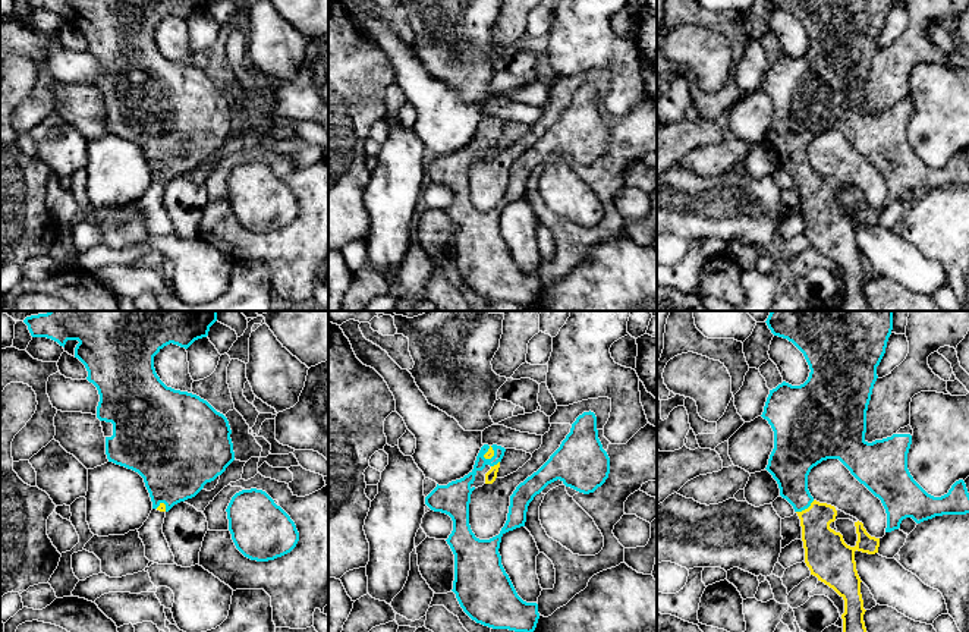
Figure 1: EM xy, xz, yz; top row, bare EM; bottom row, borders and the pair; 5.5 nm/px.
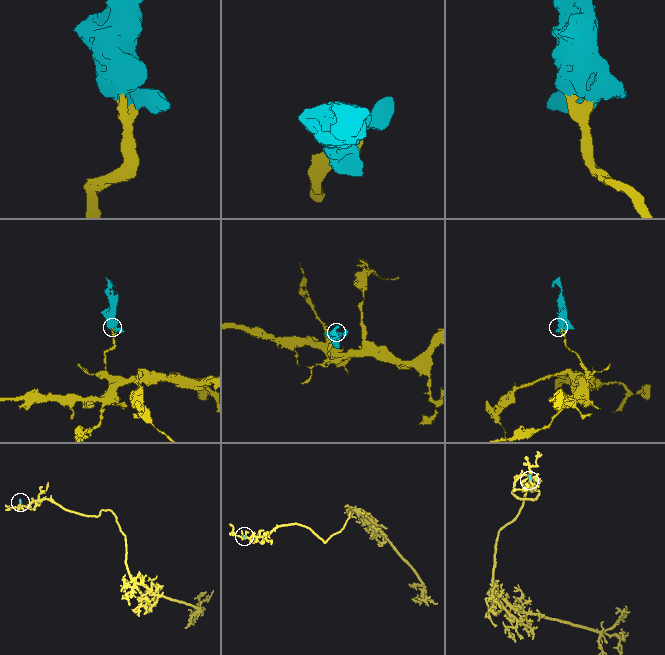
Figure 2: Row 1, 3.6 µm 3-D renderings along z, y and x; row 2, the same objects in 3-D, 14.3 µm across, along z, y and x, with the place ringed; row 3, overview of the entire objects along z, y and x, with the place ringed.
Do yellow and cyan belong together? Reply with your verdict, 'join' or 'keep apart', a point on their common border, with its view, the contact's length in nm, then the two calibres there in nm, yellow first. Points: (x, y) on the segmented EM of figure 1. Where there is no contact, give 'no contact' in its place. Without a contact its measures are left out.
join | yz (805, 509) | 120 nm | 220/220 nm

